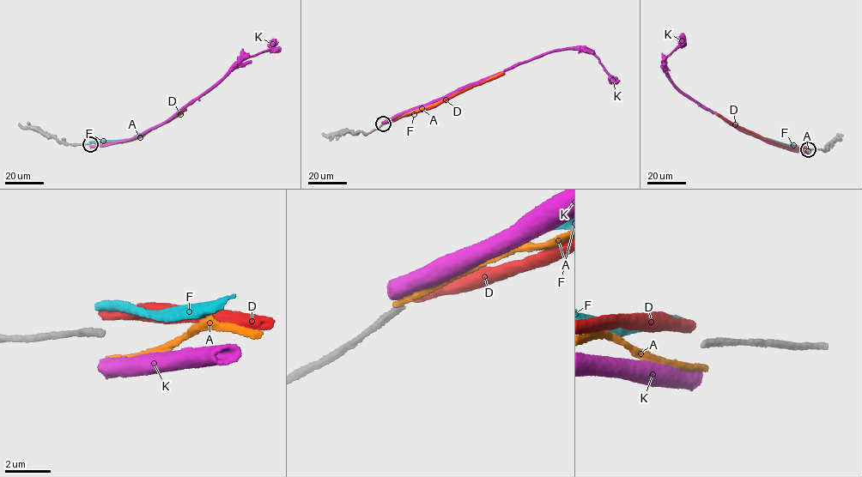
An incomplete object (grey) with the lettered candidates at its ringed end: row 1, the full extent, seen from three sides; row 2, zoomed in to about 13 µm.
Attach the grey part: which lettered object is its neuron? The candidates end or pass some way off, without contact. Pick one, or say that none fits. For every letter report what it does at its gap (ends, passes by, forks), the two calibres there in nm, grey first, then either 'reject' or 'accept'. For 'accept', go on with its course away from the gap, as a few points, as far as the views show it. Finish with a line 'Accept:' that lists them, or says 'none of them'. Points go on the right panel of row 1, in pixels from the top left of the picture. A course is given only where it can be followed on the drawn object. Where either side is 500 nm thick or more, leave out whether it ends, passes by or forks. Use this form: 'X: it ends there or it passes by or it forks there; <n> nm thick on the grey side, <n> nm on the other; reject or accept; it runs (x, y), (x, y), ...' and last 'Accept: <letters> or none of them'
A: it ends there; 280 nm thick on the grey side, 260 nm on the other; reject
D: it ends there; 280 nm thick on the grey side, 460 nm on the other; reject
F: it ends there; 280 nm thick on the grey side, 400 nm on the other; reject
K: 280 nm thick on the grey side, 550 nm on the other; reject
Accept: none of them

